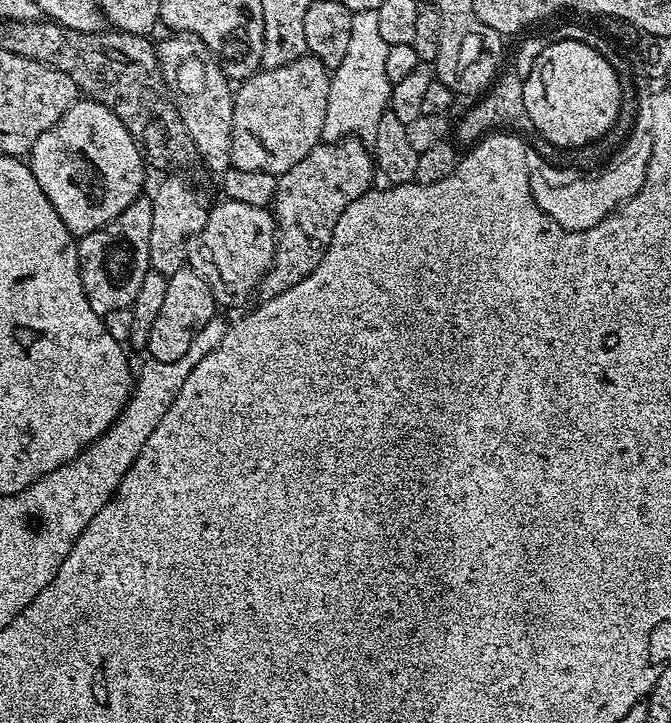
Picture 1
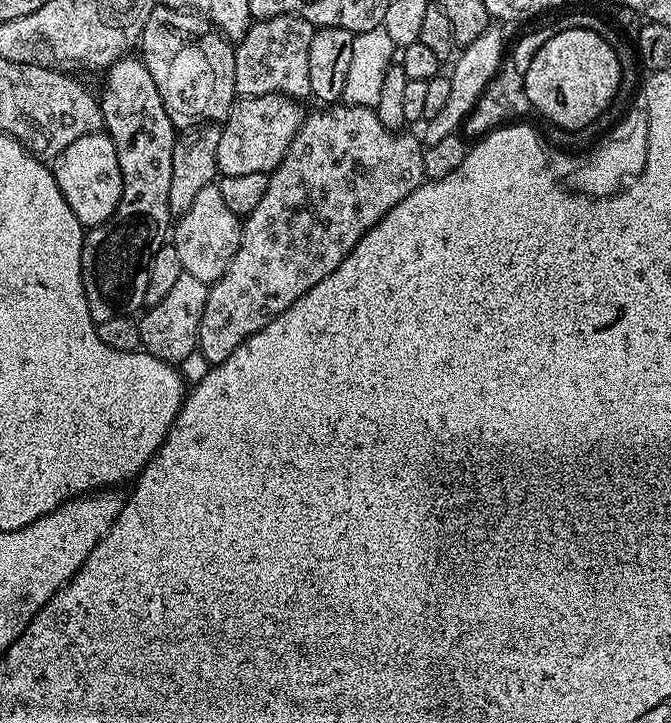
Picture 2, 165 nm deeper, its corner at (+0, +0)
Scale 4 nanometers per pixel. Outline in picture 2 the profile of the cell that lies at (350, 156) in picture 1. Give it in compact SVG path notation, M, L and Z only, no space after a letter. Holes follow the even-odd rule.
M343 102L333 103L331 106L317 107L317 112L312 112L303 117L300 121L300 128L296 136L290 142L286 154L282 158L280 165L272 169L268 176L266 194L262 194L262 202L254 206L254 210L243 221L240 234L240 245L230 262L230 266L222 274L222 278L215 280L208 289L206 298L206 310L202 310L202 322L200 323L200 338L198 341L198 351L207 358L209 365L221 364L246 342L254 334L261 332L268 323L278 314L285 312L291 304L298 302L302 294L309 292L322 278L326 278L336 267L344 261L354 250L356 243L366 235L369 230L380 221L402 198L406 198L419 184L425 183L424 175L424 148L421 141L416 140L405 130L393 130L382 126L382 122L376 117L375 111L370 108L360 108L357 104L346 104Z

